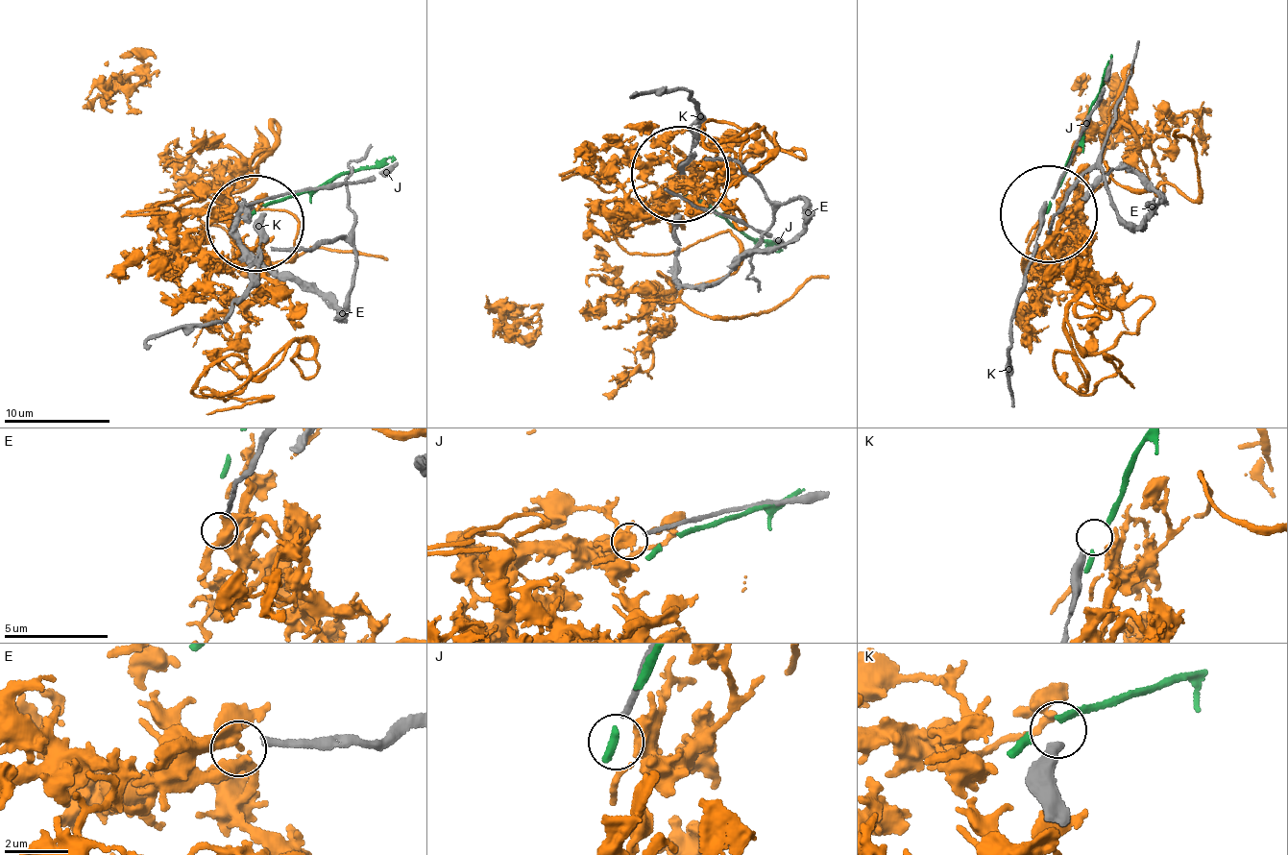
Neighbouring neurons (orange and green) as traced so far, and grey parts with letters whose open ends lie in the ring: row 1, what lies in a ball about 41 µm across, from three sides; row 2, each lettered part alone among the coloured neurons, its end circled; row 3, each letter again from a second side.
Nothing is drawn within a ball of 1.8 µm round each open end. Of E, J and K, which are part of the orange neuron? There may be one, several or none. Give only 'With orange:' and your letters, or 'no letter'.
With orange: no letter

